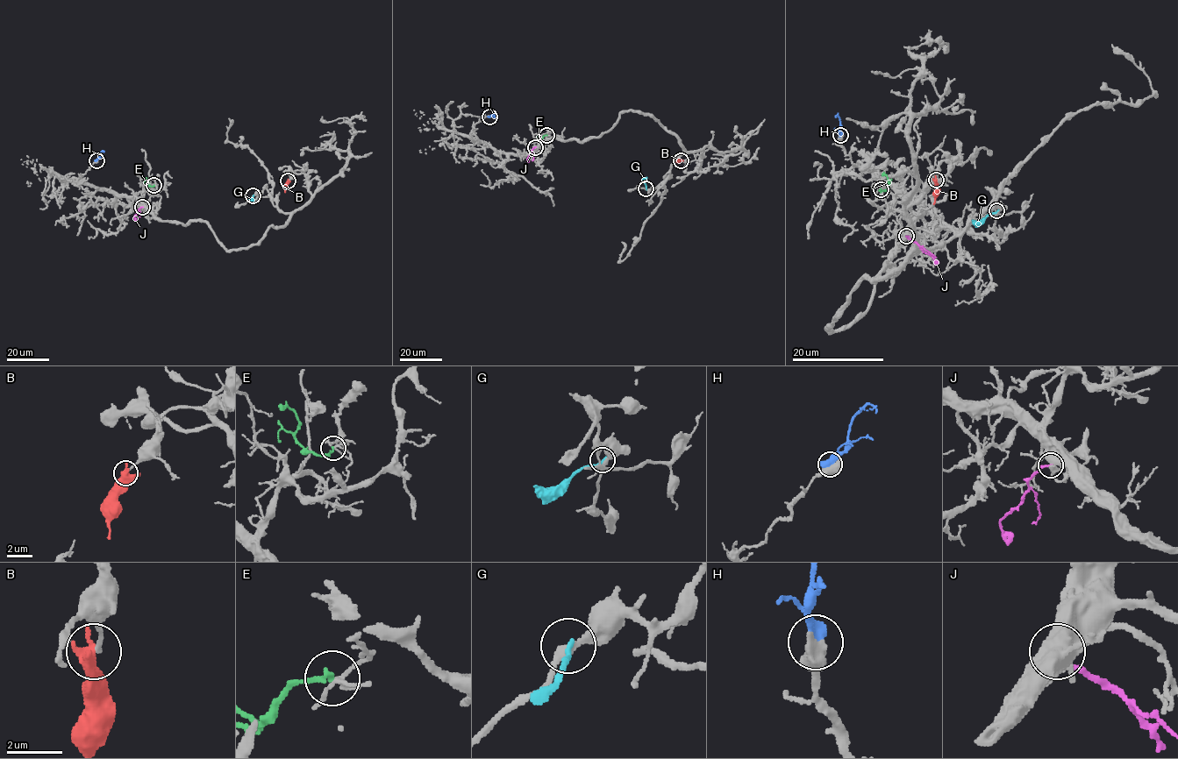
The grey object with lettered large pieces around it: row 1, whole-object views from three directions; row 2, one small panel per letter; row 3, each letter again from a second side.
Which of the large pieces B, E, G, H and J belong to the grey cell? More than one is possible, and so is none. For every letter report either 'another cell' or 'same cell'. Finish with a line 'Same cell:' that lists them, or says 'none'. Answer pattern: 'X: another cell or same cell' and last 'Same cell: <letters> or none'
B: another cell
E: another cell
G: another cell
H: another cell
J: another cell
Same cell: none

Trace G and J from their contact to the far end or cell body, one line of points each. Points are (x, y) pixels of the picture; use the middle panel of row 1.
G: (646, 188), (646, 177)
J: (535, 146), (527, 159), (528, 161)

